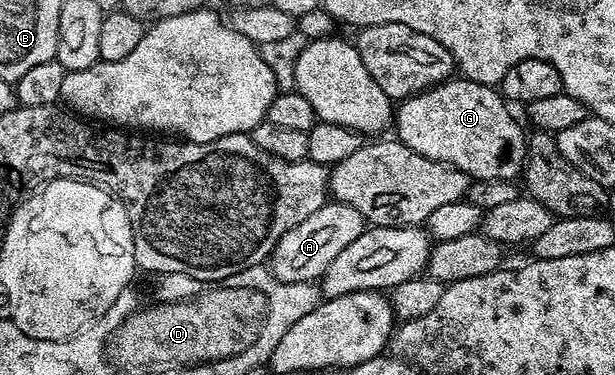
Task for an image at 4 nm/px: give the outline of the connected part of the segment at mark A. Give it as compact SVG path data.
M331 200L322 205L320 211L312 211L304 223L296 223L296 227L281 234L270 253L269 272L278 281L292 283L293 281L309 281L321 278L326 272L328 263L352 243L352 239L359 237L363 231L364 222L360 211L356 211L347 205L341 205L339 201Z

